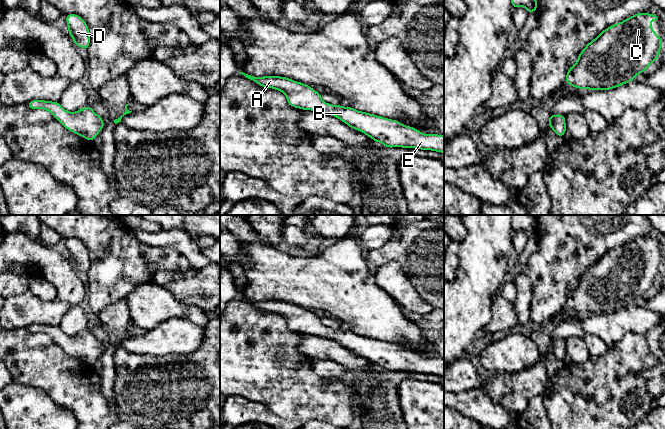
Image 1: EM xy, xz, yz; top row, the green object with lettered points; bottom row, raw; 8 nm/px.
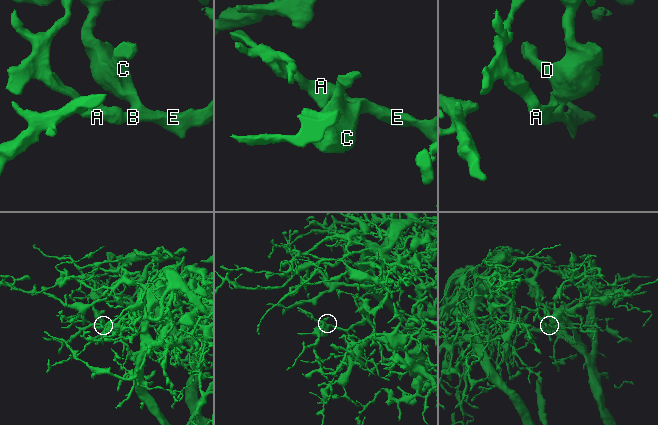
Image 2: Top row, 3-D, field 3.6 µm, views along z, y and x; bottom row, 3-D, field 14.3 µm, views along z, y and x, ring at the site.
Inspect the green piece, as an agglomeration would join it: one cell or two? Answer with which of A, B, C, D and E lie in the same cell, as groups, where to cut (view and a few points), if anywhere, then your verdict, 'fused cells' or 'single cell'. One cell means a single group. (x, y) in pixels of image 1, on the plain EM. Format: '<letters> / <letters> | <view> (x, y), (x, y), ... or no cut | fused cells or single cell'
A B C D E | no cut | single cell

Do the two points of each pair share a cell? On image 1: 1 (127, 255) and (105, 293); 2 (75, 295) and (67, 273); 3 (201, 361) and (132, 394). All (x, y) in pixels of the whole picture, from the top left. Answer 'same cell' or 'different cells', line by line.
1: same cell
2: same cell
3: same cell

